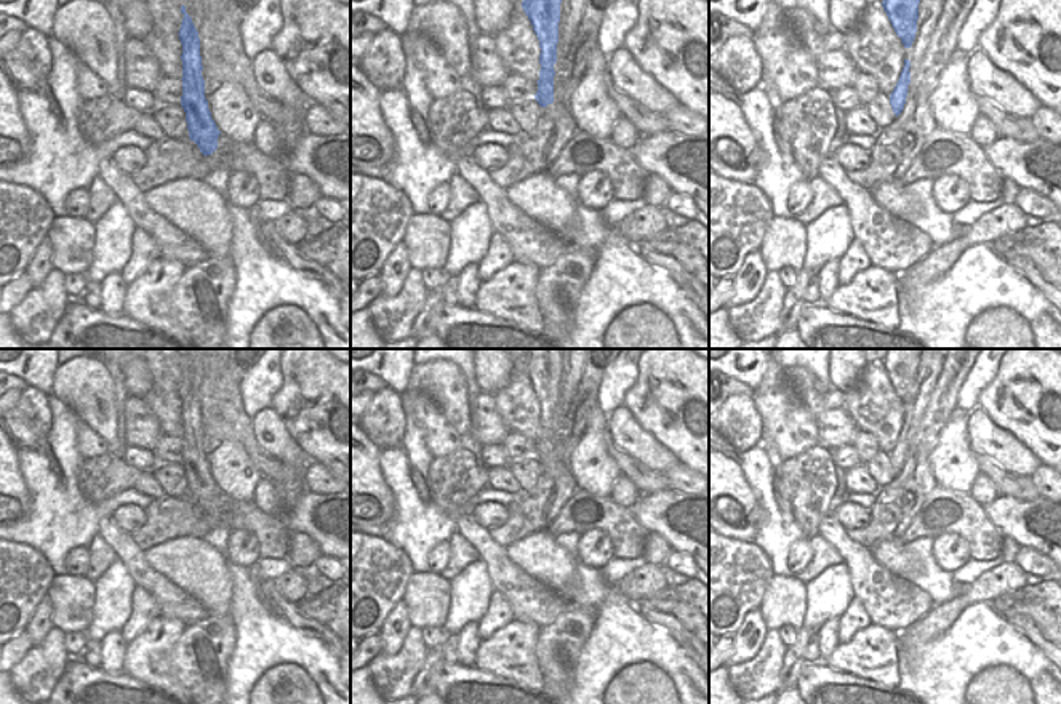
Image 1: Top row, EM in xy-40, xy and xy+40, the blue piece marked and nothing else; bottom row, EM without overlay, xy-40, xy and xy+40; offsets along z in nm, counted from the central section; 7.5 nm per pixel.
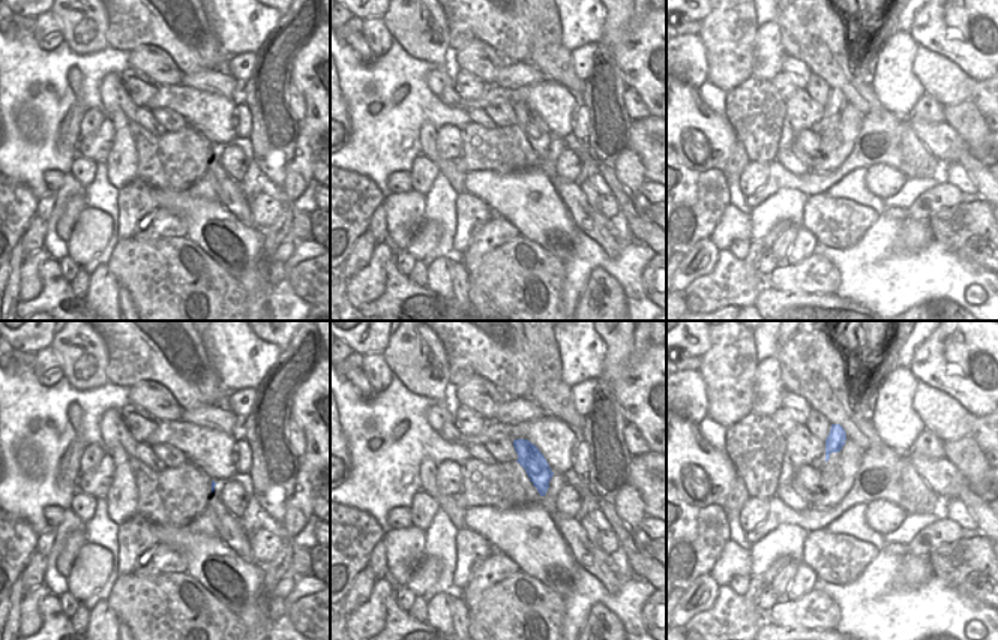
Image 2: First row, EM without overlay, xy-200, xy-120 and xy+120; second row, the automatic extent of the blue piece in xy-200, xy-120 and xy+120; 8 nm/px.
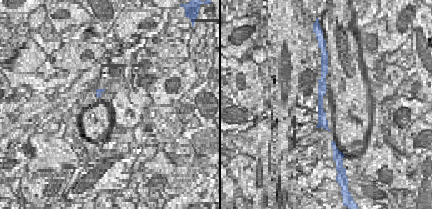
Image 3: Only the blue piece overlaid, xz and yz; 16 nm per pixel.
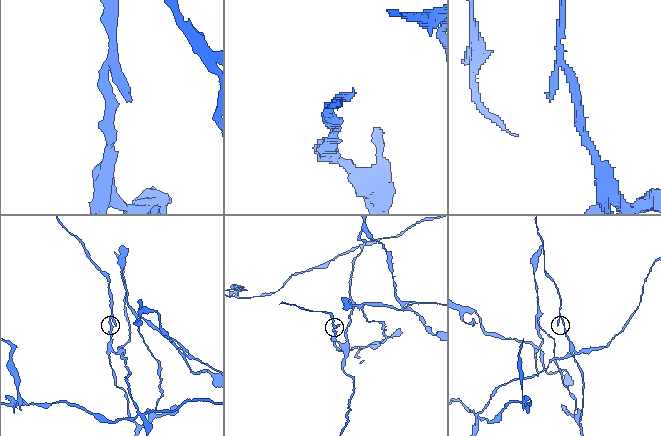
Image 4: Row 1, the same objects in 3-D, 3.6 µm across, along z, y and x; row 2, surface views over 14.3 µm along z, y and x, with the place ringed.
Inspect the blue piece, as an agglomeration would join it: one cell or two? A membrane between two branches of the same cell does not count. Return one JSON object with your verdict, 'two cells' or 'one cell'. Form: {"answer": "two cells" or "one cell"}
{"answer": "two cells"}

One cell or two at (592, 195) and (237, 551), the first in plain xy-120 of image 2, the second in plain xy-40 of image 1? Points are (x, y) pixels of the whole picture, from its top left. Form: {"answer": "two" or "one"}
{"answer": "two"}

